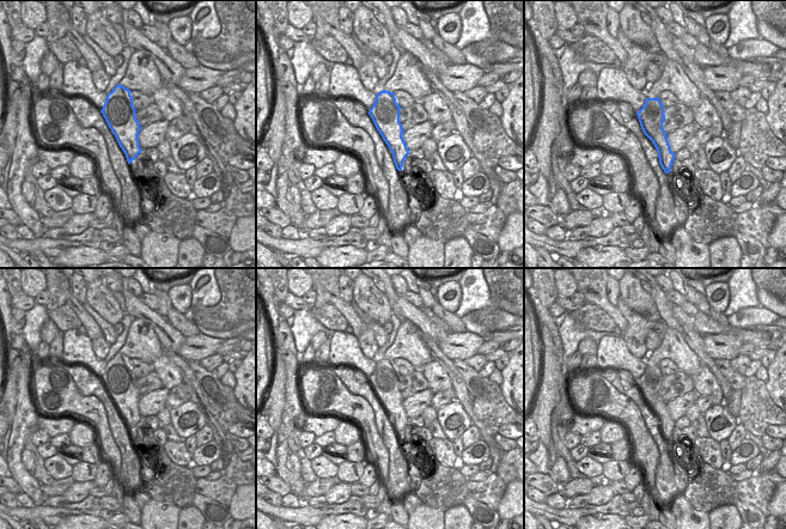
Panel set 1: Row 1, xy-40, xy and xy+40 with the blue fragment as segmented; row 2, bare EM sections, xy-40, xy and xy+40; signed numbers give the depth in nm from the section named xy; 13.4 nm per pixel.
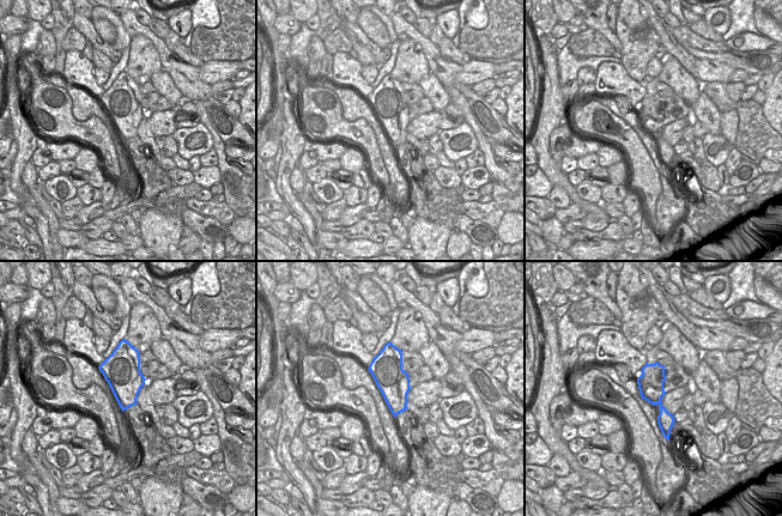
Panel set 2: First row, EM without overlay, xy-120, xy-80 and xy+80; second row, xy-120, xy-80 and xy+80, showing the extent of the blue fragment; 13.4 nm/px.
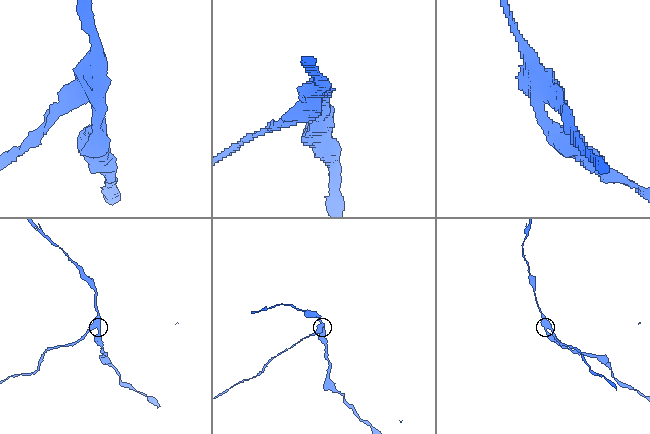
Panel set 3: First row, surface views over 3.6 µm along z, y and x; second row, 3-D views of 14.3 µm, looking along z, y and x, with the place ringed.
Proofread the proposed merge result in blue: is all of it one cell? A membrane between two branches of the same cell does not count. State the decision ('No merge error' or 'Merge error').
Merge error

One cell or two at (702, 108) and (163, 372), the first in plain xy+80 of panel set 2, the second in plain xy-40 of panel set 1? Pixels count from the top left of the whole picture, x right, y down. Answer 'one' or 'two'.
one

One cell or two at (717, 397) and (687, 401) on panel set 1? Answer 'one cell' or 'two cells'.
two cells

